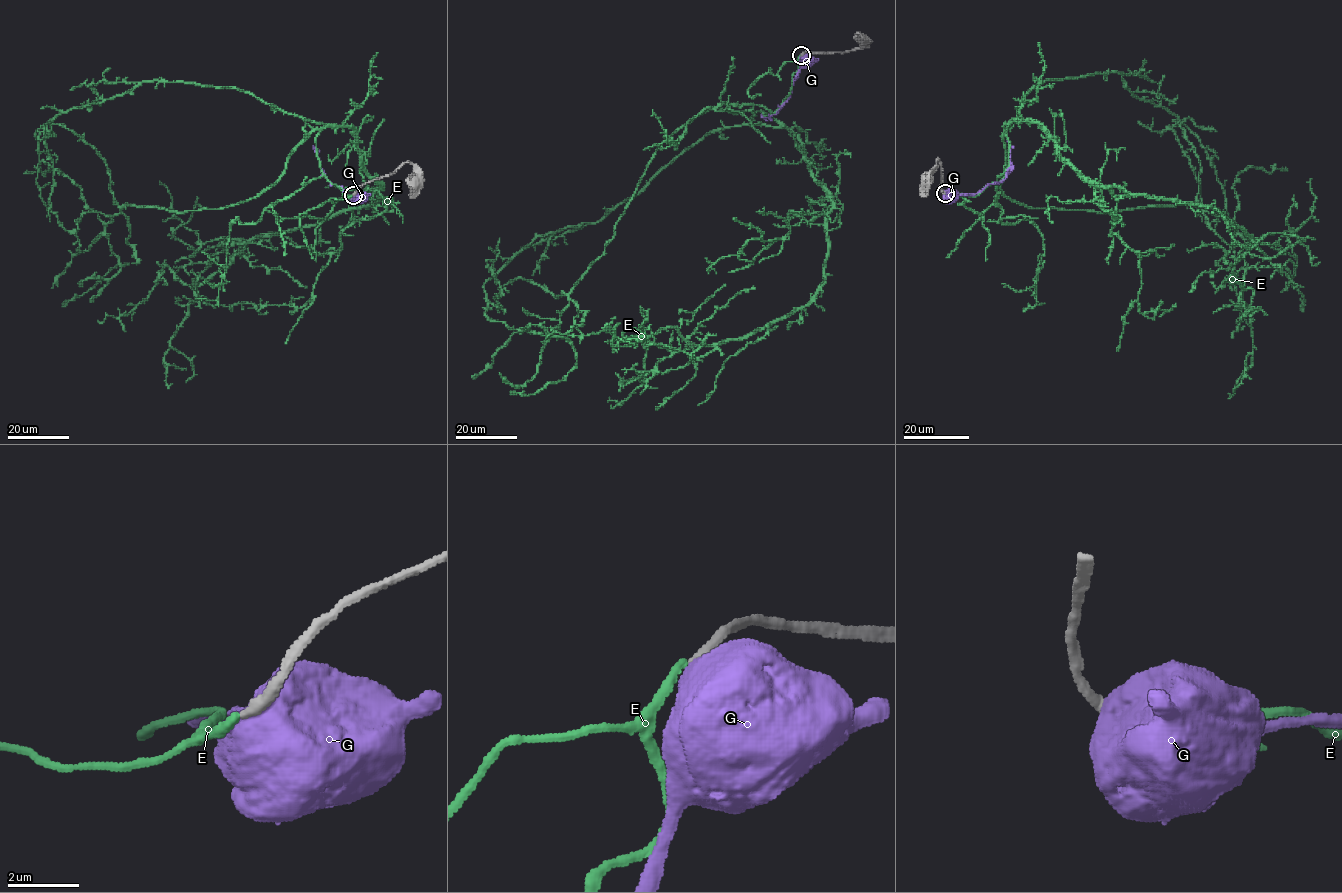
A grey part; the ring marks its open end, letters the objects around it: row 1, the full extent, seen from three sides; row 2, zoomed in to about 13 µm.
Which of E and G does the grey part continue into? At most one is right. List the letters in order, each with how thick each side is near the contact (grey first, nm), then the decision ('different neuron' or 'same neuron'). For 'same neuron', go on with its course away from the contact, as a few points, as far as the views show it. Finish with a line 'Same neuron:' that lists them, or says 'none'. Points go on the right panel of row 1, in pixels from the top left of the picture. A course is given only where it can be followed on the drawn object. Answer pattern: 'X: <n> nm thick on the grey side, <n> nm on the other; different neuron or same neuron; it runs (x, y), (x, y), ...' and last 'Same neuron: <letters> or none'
E: 280 nm thick on the grey side, 260 nm on the other; different neuron
G: 340 nm thick on the grey side, 900 nm on the other; different neuron
Same neuron: none

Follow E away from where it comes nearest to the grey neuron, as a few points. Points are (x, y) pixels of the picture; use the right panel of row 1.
E: (945, 193), (999, 182), (1006, 126), (1033, 120), (1091, 181), (1207, 205), (1250, 236), (1232, 269), (1245, 326)

